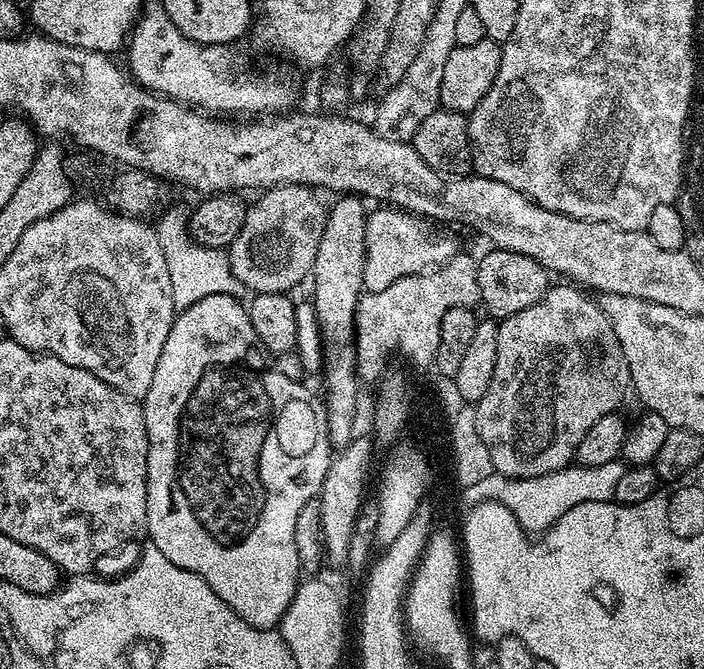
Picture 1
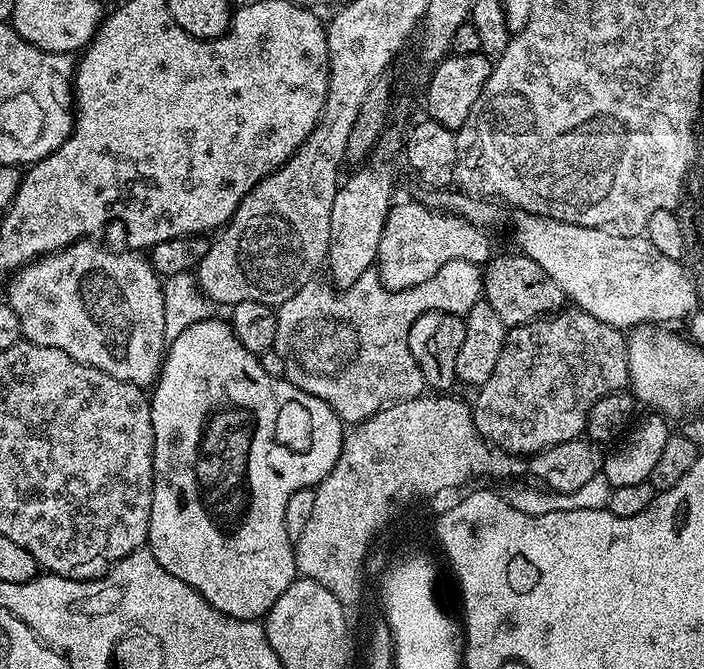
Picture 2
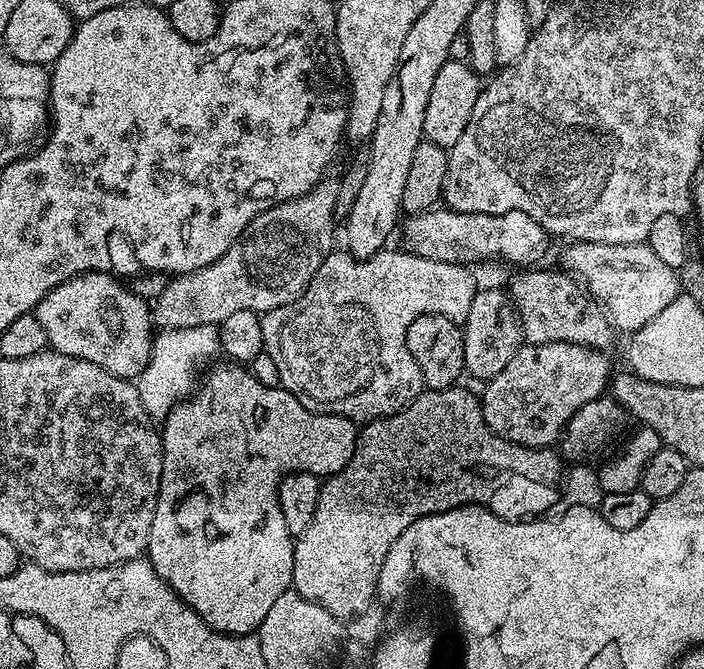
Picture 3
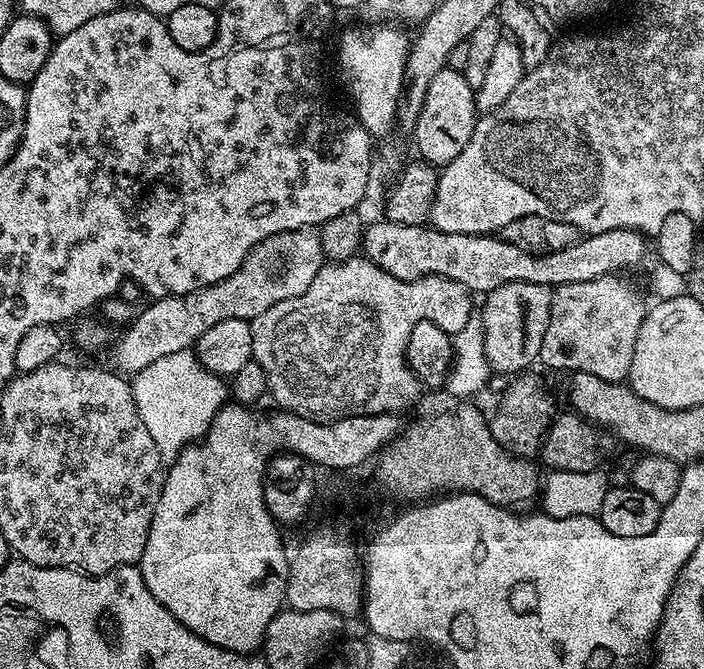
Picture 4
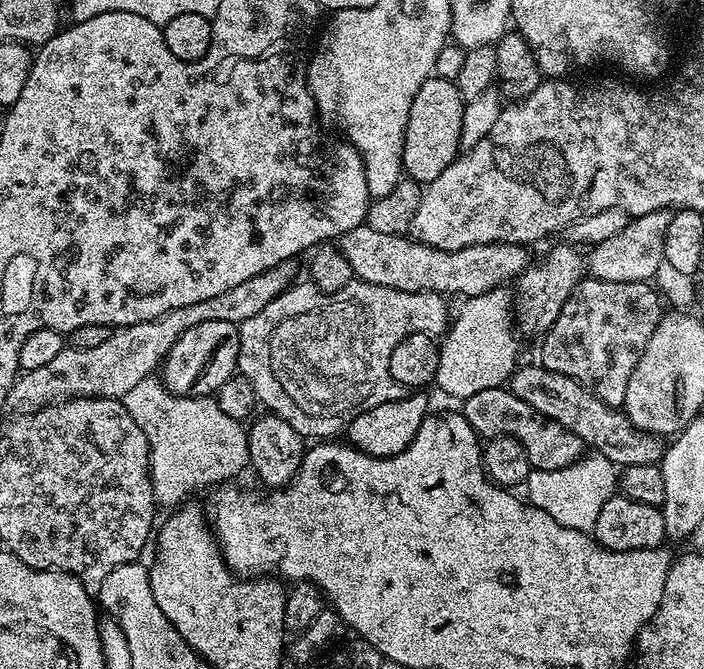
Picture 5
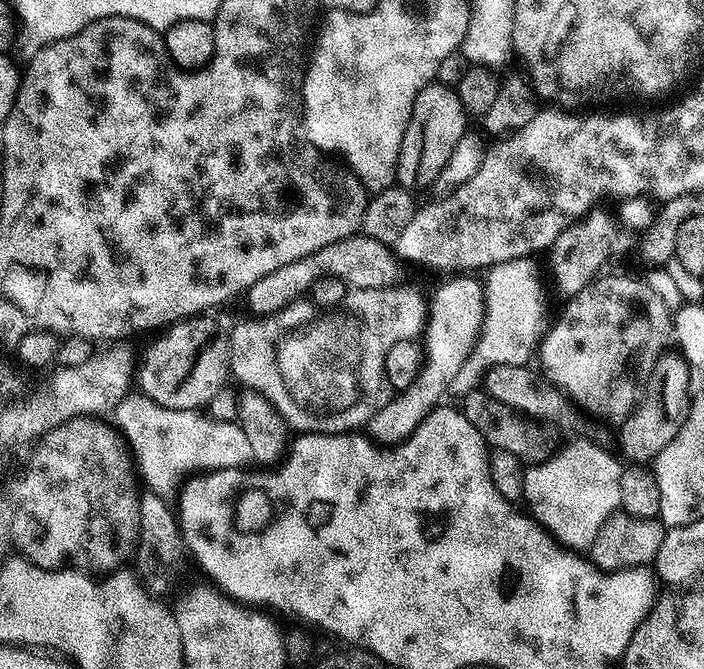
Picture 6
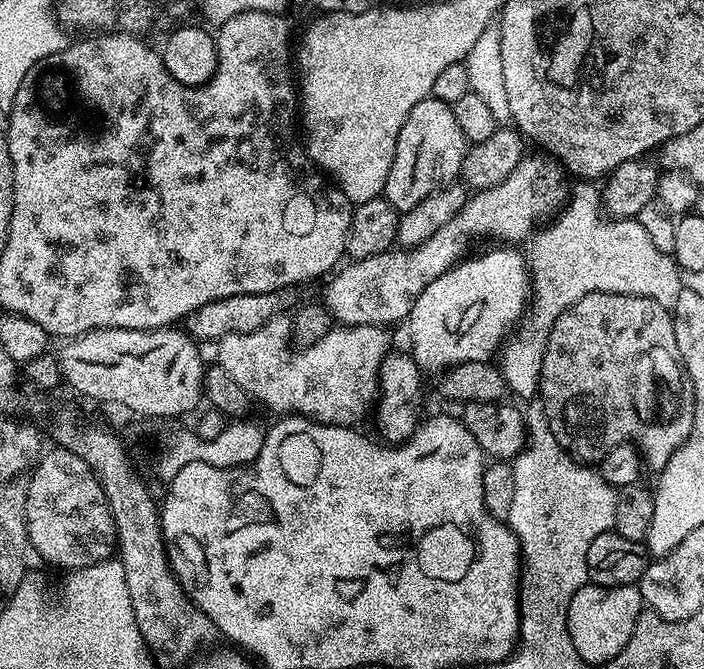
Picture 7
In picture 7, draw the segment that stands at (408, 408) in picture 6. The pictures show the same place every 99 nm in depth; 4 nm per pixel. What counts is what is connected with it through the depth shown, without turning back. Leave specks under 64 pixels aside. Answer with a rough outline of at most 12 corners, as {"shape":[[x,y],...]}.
{"shape":[[516,246],[434,278],[406,327],[435,374],[488,360],[530,304]]}

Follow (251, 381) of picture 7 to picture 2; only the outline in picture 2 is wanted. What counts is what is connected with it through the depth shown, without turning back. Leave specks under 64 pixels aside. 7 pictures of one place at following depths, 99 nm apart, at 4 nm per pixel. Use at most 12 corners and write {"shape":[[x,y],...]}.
{"shape":[[481,265],[390,292],[370,270],[276,308],[294,386],[355,426],[425,391],[410,326],[464,316]]}

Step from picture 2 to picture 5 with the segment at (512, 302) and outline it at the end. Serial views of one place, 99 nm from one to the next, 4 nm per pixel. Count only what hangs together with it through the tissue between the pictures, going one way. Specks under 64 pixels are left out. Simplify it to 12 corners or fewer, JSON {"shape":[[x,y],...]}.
{"shape":[[585,278],[539,363],[620,408],[660,321],[651,283]]}

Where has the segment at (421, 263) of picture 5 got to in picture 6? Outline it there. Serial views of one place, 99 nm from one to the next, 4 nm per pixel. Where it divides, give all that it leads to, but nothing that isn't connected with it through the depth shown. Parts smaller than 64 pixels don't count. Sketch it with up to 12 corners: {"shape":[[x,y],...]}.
{"shape":[[363,234],[278,266],[246,293],[275,316],[319,280],[384,288],[394,252]]}

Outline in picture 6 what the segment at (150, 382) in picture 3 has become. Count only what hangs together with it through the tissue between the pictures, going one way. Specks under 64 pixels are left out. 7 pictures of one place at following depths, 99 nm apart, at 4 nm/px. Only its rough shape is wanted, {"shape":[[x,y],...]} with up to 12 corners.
{"shape":[[116,403],[143,487],[171,501],[189,474],[253,463],[235,422]]}

